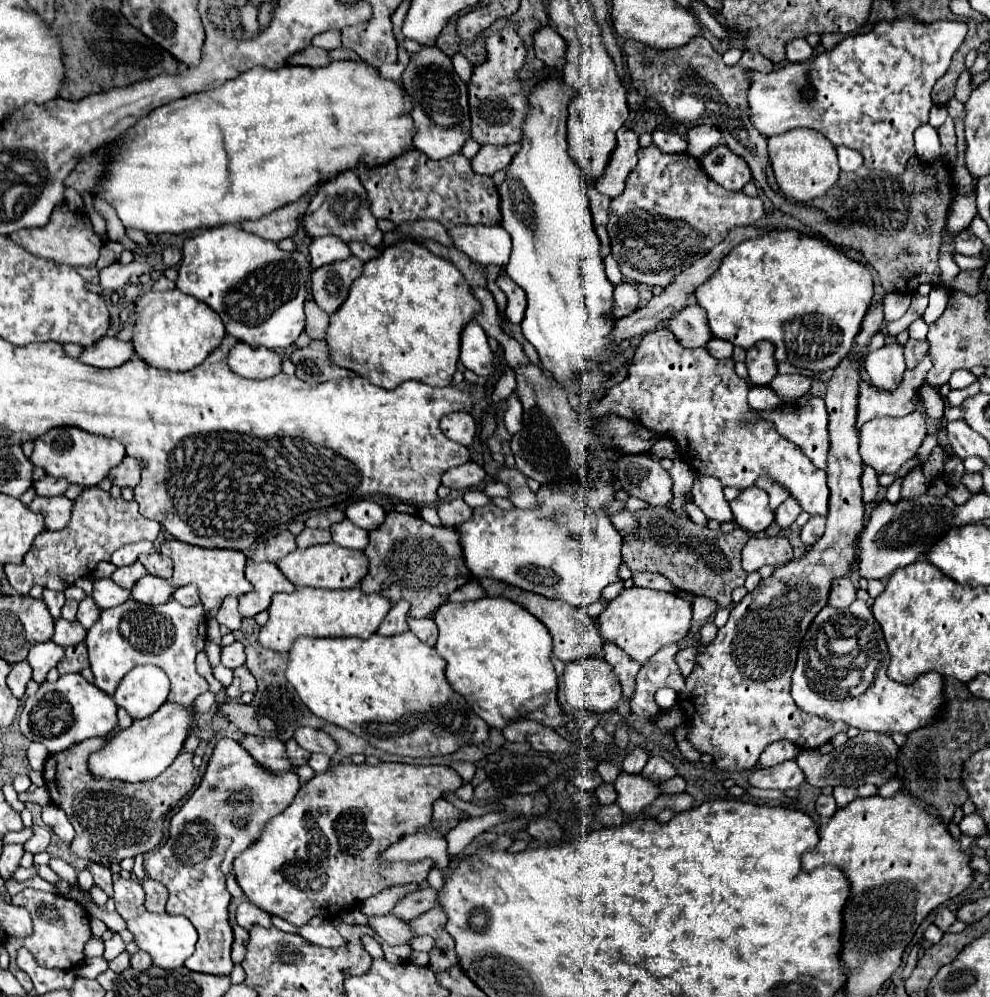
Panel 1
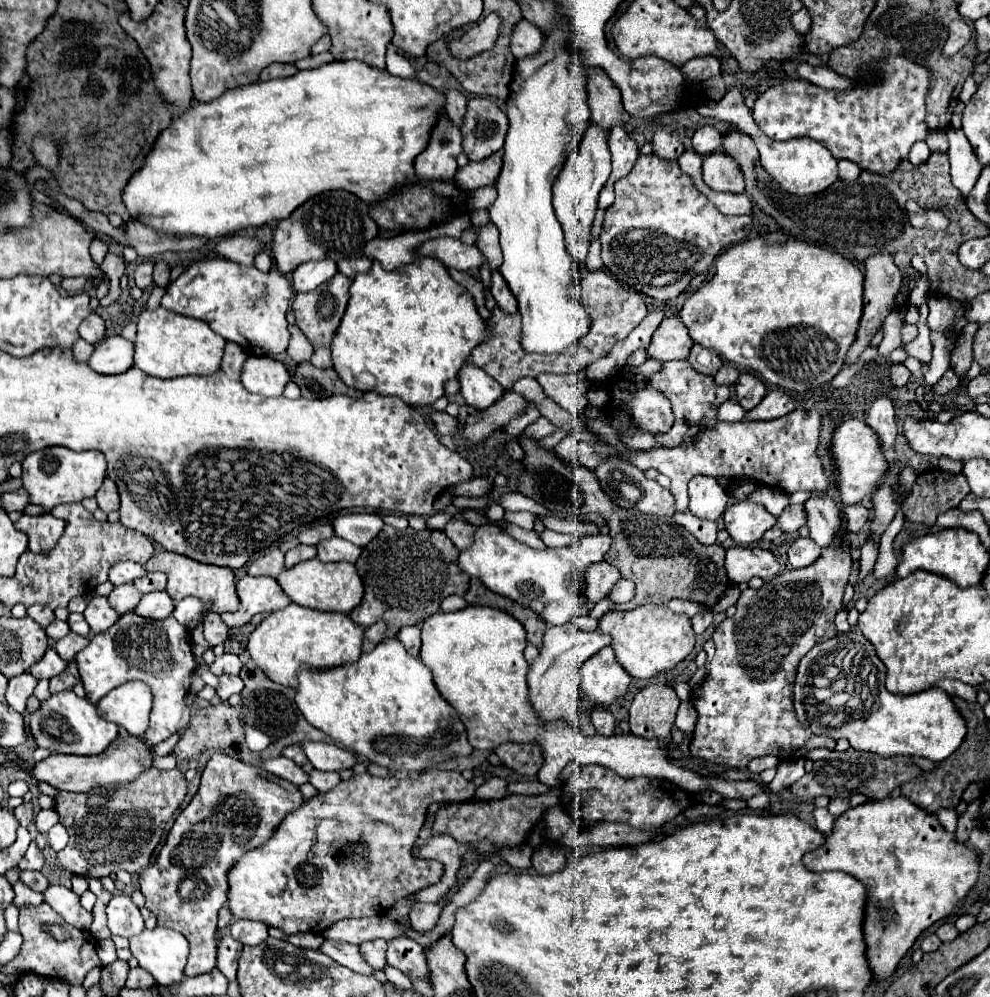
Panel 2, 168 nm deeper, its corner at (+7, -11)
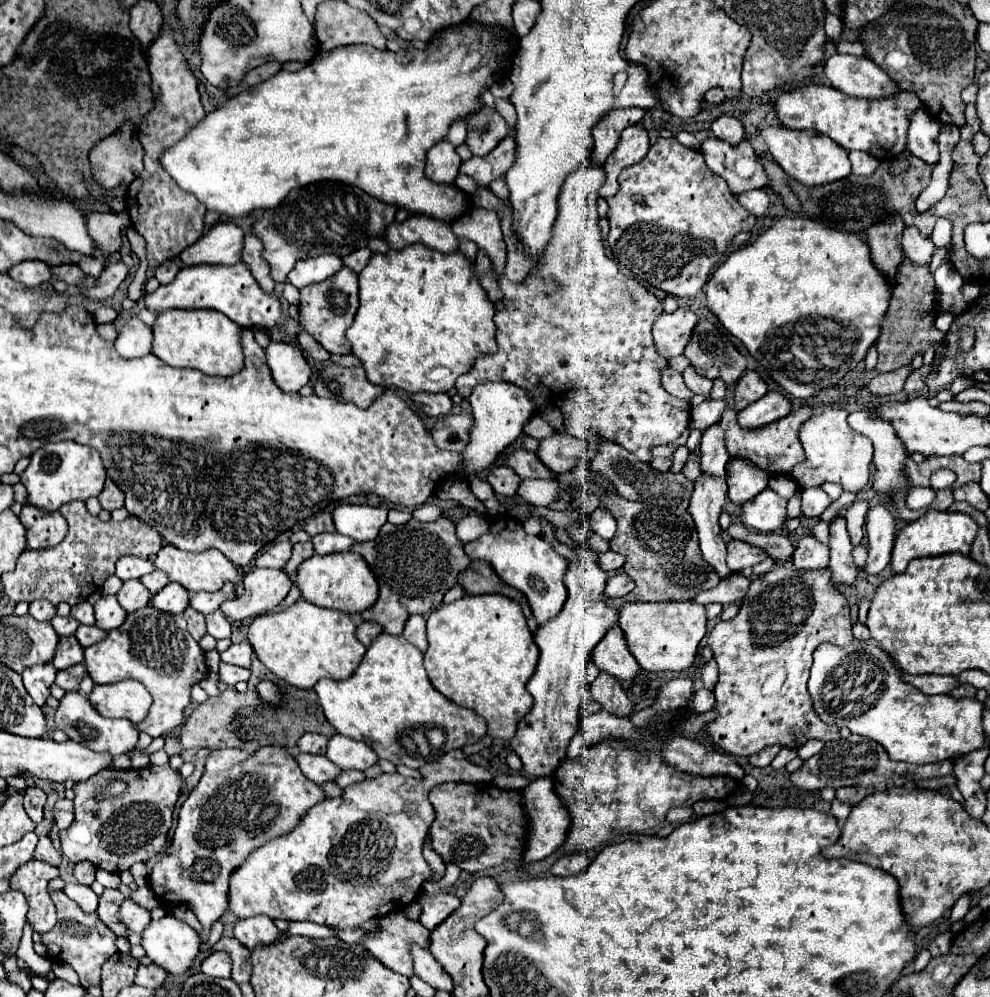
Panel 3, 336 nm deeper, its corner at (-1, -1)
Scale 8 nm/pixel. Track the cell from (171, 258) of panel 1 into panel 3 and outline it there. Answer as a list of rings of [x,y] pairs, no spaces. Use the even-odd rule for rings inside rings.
[[[165,261],[165,263],[161,263],[159,267],[157,267],[157,271],[155,271],[155,277],[159,279],[159,283],[171,283],[173,279],[175,279],[175,275],[179,273],[179,263],[177,261]]]

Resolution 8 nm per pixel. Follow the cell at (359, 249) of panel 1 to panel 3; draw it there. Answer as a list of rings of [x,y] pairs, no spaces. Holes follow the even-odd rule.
[[[363,247],[363,249],[357,249],[357,251],[349,253],[349,255],[345,255],[343,257],[343,265],[353,269],[355,273],[361,273],[365,269],[365,265],[369,263],[369,257],[371,257],[371,249]]]

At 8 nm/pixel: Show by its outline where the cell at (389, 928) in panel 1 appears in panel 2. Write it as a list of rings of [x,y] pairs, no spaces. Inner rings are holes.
[[[395,937],[387,947],[387,965],[401,969],[411,981],[431,981],[423,947],[411,937]]]

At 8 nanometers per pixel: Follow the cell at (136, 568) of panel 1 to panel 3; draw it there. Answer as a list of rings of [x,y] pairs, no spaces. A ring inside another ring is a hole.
[[[139,579],[125,581],[123,587],[121,587],[119,593],[117,593],[117,601],[119,601],[119,605],[121,605],[127,613],[137,611],[137,609],[149,605],[149,599],[151,599],[151,593],[149,593],[149,589],[147,589]]]

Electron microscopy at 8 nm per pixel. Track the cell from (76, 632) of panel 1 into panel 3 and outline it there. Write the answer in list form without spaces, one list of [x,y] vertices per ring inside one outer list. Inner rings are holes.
[[[79,625],[75,637],[77,637],[77,641],[81,643],[81,647],[89,647],[89,645],[105,639],[105,637],[107,637],[107,631],[99,629],[99,627],[95,627],[95,625],[93,625],[93,627],[89,627],[89,625]]]

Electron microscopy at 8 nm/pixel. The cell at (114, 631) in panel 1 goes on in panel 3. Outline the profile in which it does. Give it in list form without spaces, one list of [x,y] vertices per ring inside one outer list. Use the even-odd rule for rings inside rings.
[[[151,605],[129,613],[121,627],[107,633],[105,641],[87,647],[85,667],[97,685],[137,679],[149,689],[153,695],[153,705],[147,719],[141,721],[137,729],[151,737],[171,733],[183,723],[185,709],[191,703],[191,687],[209,673],[205,653],[189,635],[183,615],[163,613]]]

